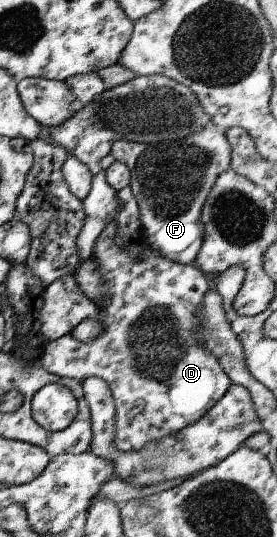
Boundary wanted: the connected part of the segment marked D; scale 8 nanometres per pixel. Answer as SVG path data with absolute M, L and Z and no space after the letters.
M114 220L107 222L94 241L91 254L91 256L93 256L93 262L97 262L97 272L99 272L99 276L101 276L101 280L103 280L103 284L105 284L105 292L103 292L105 304L98 306L98 310L101 312L99 318L101 318L101 324L103 324L101 336L90 342L73 339L71 333L61 336L57 338L57 340L48 342L44 346L39 356L39 362L45 371L55 374L57 377L65 377L79 381L80 383L88 377L96 377L103 380L103 382L107 384L115 404L115 436L113 436L115 446L121 451L139 451L139 448L143 448L145 444L157 442L157 440L165 438L165 436L169 436L169 434L178 433L179 430L183 430L185 426L189 426L189 424L193 424L193 422L199 420L199 418L225 394L231 382L225 375L225 372L220 368L215 356L212 356L204 348L201 348L201 346L197 346L197 334L195 334L197 330L195 330L195 328L199 326L200 320L195 318L195 312L197 312L197 308L202 305L205 291L208 288L205 276L194 265L187 264L183 266L183 264L171 262L153 253L149 247L145 248L143 258L139 258L139 260L137 260L137 258L131 258L125 250L121 250L121 248L115 246L115 242L113 242L115 232L117 232L117 226L115 226Z

